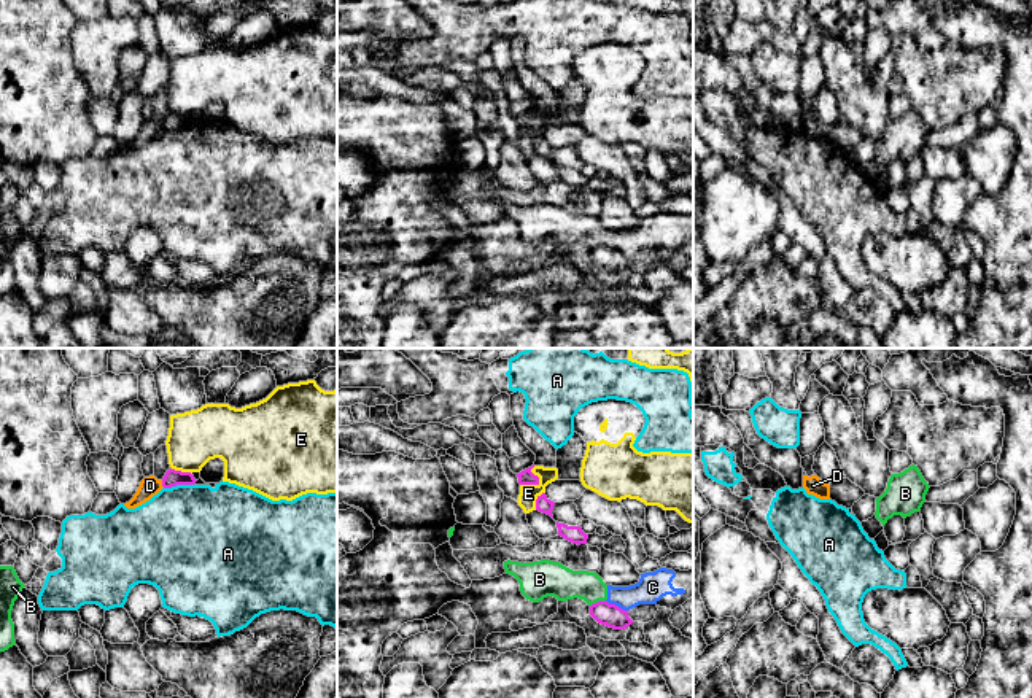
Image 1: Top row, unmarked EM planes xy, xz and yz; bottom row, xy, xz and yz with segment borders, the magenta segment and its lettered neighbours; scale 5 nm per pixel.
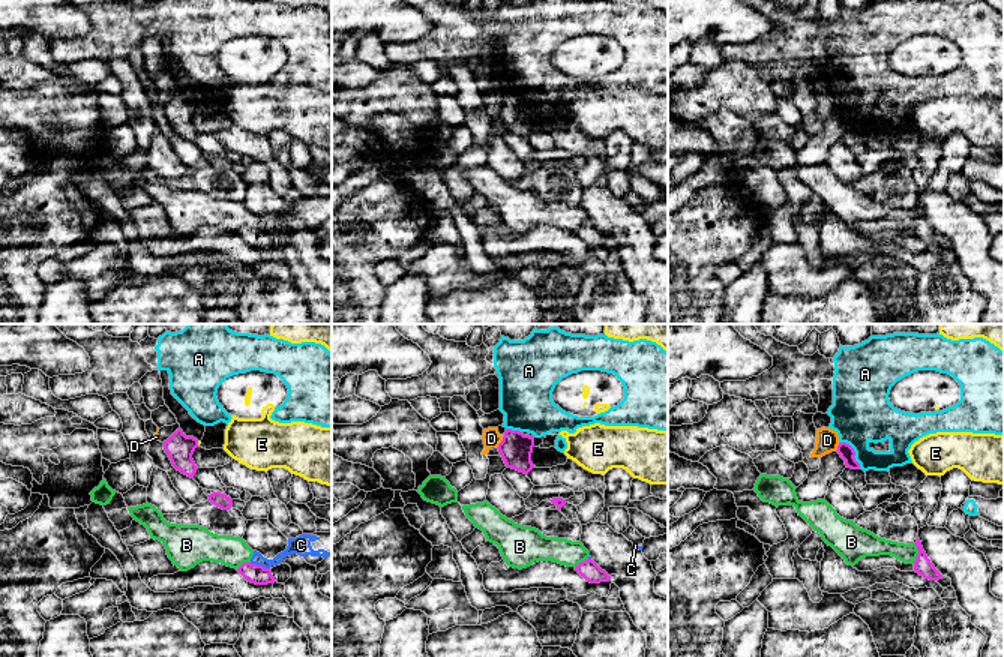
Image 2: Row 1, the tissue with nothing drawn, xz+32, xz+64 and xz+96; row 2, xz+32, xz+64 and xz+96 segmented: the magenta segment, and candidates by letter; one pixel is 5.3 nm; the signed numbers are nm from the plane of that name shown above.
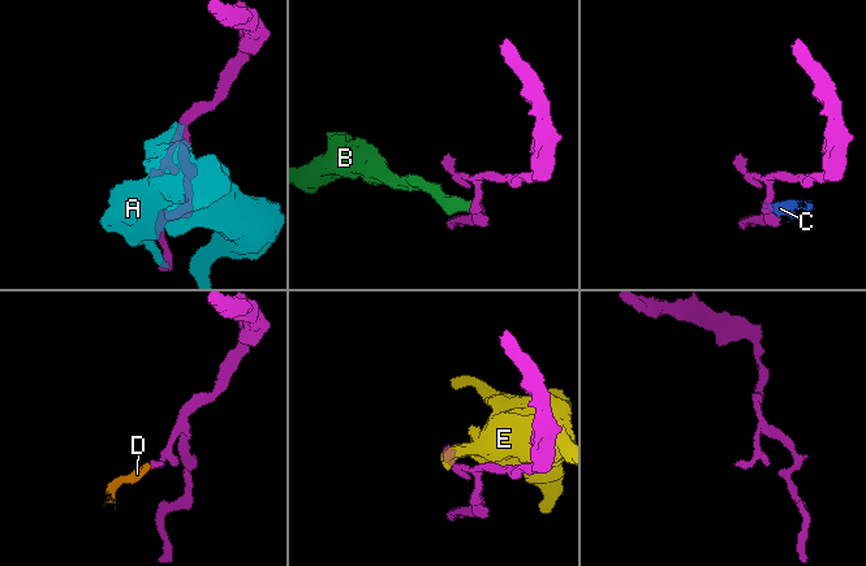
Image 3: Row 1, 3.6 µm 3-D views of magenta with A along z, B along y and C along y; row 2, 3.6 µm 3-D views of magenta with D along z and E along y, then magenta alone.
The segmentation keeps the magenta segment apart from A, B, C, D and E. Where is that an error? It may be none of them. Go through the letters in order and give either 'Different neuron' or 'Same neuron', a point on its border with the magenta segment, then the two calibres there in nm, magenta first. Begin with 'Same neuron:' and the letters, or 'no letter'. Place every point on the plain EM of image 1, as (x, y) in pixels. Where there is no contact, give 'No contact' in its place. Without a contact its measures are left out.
Same neuron: no letter
A: Different neuron. Touches magenta at xy (178, 127). Thickness 90 nm (magenta) against 480 nm
B: Different neuron. Touches magenta at xz (598, 245). Thickness 120 nm (magenta) against 170 nm
C: Different neuron. Touches magenta at xz (617, 250). Thickness 120 nm (magenta) against 150 nm
D: Different neuron. Touches magenta at xy (162, 127). Thickness 90 nm (magenta) against 100 nm
E: Different neuron. Touches magenta at xz (536, 127). Thickness 80 nm (magenta) against 100 nm

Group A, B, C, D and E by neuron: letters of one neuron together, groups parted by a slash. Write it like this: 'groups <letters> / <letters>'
groups A / B C / D / E

